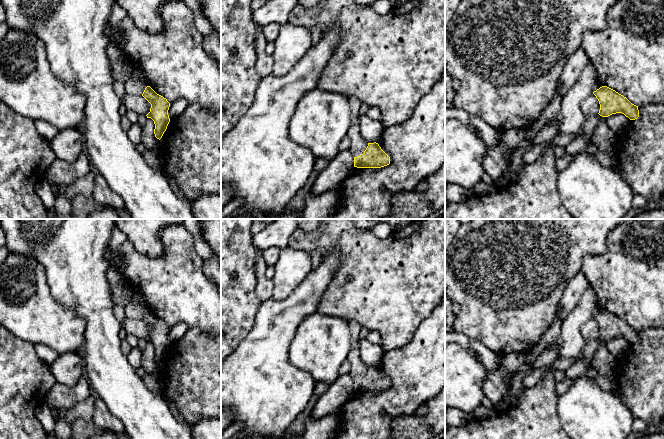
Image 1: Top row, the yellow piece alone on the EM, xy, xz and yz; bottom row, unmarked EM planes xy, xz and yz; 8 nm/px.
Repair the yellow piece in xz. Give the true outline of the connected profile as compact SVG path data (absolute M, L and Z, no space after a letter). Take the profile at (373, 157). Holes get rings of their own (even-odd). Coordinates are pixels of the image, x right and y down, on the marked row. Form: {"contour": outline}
{"contour": "M350 97L351 125L347 132L350 137L350 149L354 154L354 167L381 168L390 164L390 157L381 149L378 143L365 142L359 129L359 109L362 102L357 97Z"}

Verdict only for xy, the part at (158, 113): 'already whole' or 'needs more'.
needs more

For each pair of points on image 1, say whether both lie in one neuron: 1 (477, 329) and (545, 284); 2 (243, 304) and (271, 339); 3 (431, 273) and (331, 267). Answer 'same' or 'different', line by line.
1: same
2: different
3: different

